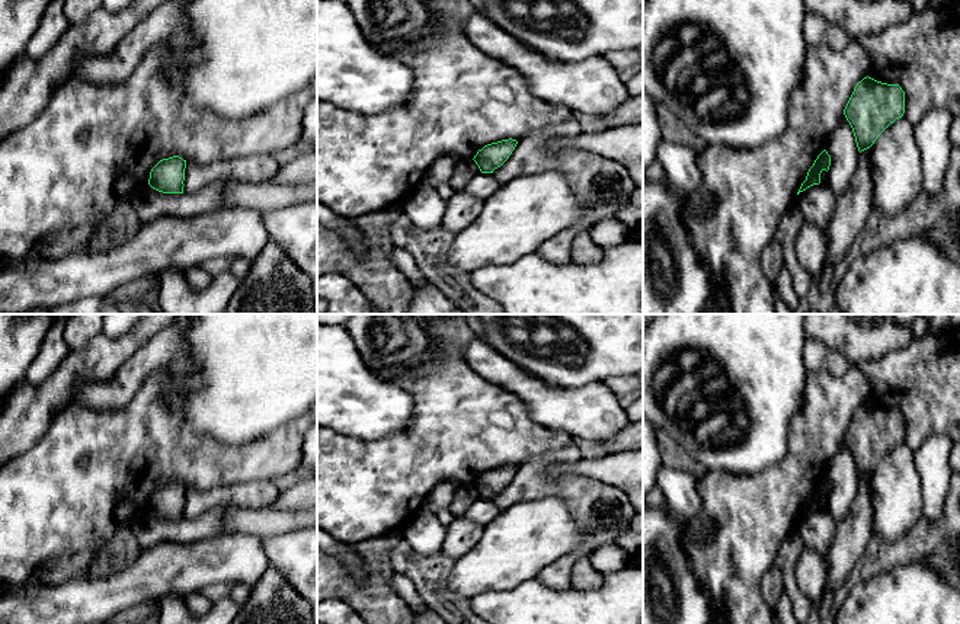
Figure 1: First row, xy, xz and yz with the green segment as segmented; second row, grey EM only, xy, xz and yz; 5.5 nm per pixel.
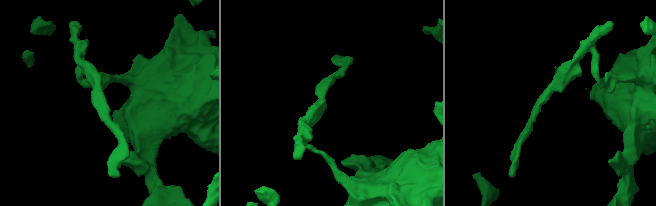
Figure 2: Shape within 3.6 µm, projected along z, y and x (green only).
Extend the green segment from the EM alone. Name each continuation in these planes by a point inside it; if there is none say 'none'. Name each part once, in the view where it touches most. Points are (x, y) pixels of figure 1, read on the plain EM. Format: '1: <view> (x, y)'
none

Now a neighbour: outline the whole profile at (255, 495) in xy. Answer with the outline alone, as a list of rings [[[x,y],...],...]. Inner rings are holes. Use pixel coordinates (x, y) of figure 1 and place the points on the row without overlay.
[[[253,480],[202,489],[186,486],[183,511],[199,518],[212,508],[266,509],[282,490],[272,480]]]

